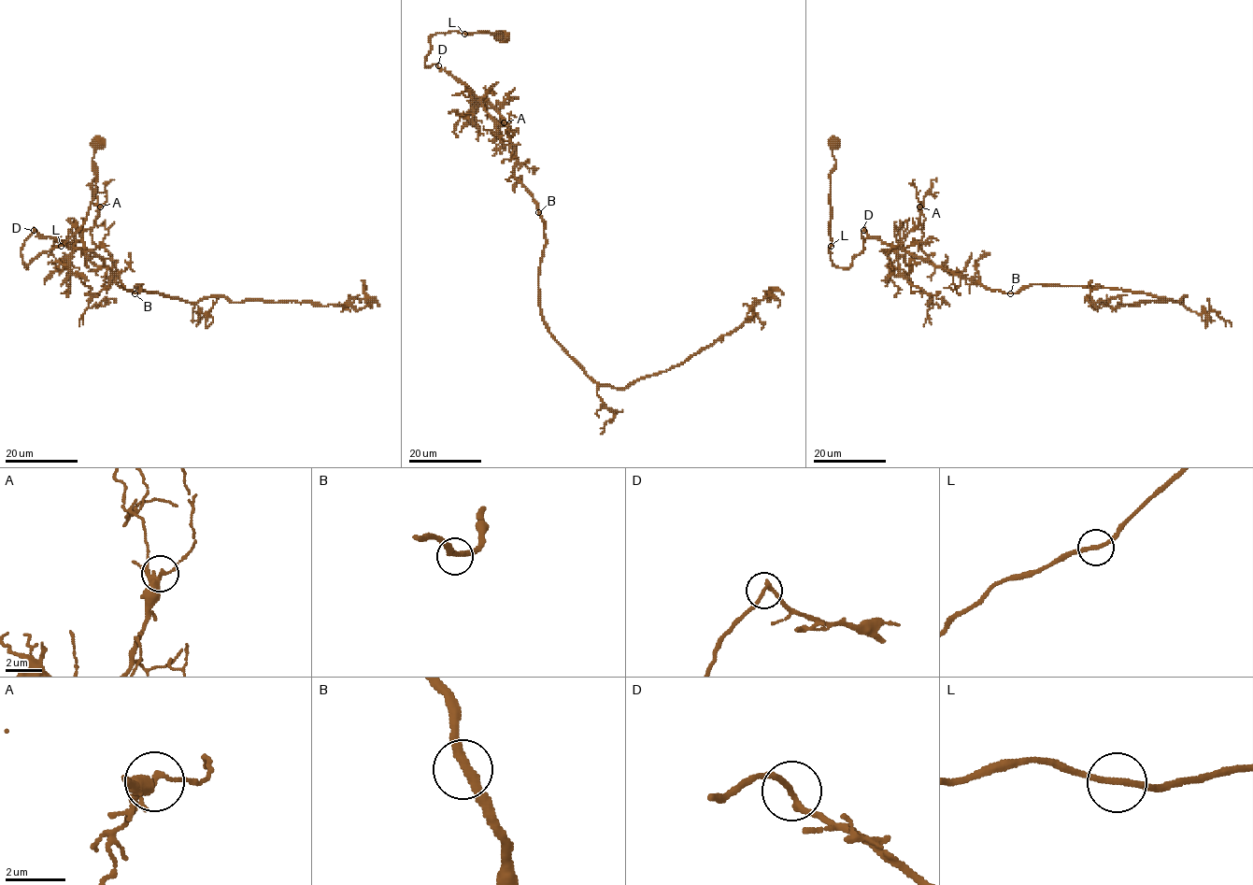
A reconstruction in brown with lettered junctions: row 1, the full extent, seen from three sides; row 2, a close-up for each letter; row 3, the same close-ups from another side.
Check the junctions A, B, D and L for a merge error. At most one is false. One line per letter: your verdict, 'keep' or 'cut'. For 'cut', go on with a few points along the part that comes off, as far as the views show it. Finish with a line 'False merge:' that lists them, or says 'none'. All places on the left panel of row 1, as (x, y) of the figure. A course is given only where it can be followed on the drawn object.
A: keep
B: keep
D: keep
L: keep
False merge: none

